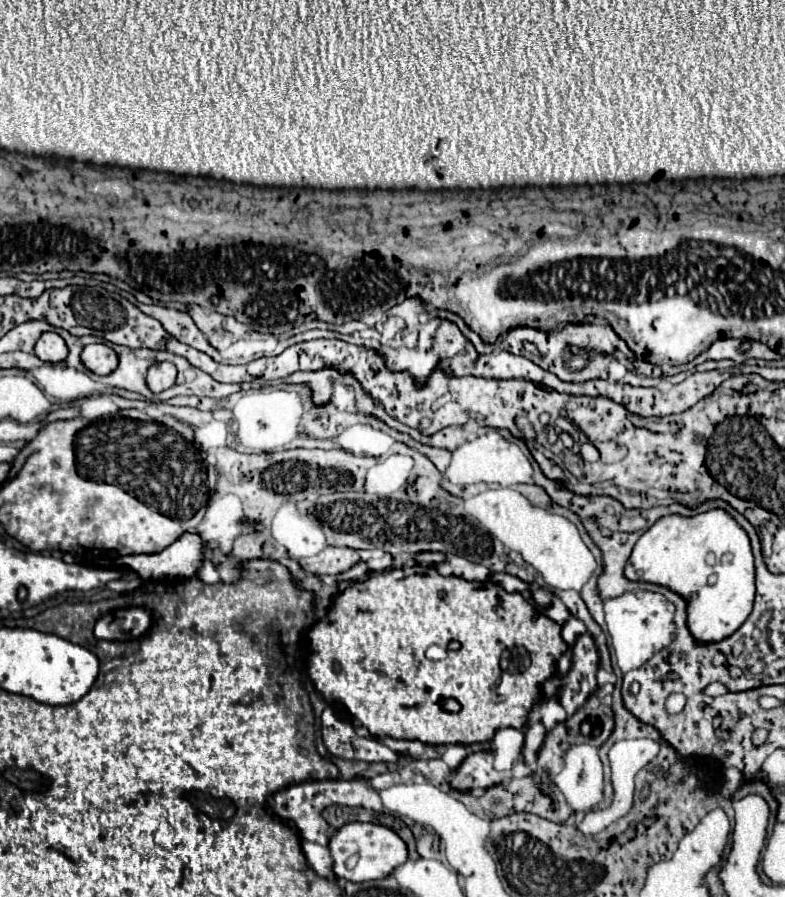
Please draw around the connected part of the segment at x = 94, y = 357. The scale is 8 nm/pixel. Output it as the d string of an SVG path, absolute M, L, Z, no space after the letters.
M105 343L87 345L81 353L81 361L89 371L97 375L107 375L117 369L117 353Z

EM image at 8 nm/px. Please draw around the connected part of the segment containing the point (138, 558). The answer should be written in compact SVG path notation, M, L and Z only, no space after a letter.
M183 533L177 541L159 553L141 553L119 557L117 565L133 569L141 579L195 577L203 565L205 545L197 533Z

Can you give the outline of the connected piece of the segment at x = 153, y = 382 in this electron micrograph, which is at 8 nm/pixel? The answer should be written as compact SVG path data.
M155 363L149 367L149 373L147 373L147 385L153 393L161 393L165 389L169 389L177 379L177 369L173 363Z

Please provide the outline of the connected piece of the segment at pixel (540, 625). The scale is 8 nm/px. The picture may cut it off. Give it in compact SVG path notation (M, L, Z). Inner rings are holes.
M413 565L407 569L393 569L393 571L383 571L383 573L373 573L367 581L357 581L351 583L339 597L335 597L329 613L315 623L315 627L309 631L309 641L311 641L311 657L309 657L309 677L313 679L315 687L323 693L327 703L335 709L339 717L347 715L351 723L363 725L369 729L373 737L393 737L393 739L419 739L421 743L427 745L449 745L449 743L485 743L491 741L497 729L503 727L513 727L513 729L523 729L529 711L533 705L543 701L543 683L553 677L557 669L559 657L569 649L569 645L561 637L561 625L545 617L541 611L537 611L529 601L525 601L519 593L507 593L503 587L495 585L493 581L479 583L479 581L465 581L461 577L443 577L435 569L423 569L421 565ZM455 639L461 643L459 651L447 651L447 657L441 661L431 661L425 657L427 647L431 645L441 645L447 649L449 641ZM443 699L455 699L461 703L459 713L443 711L441 701Z

